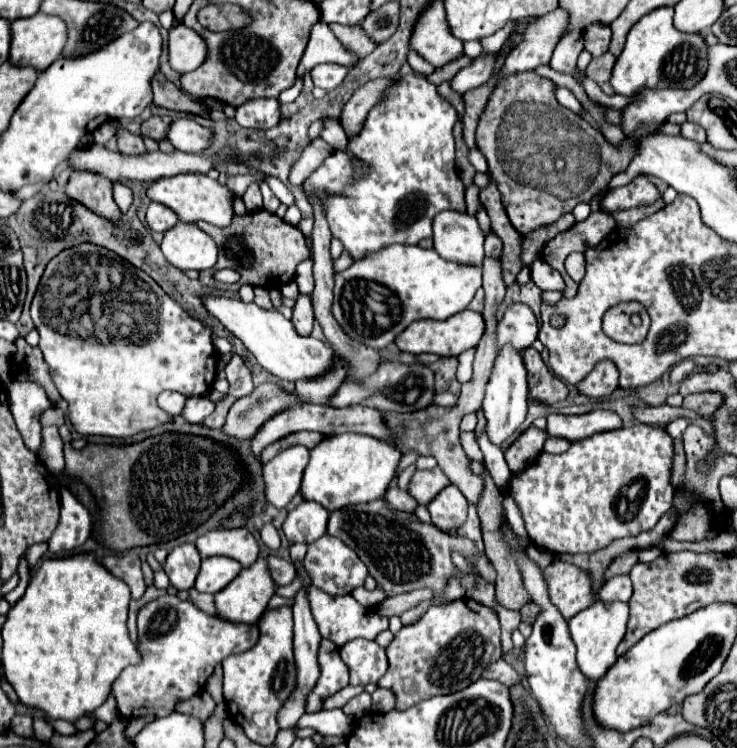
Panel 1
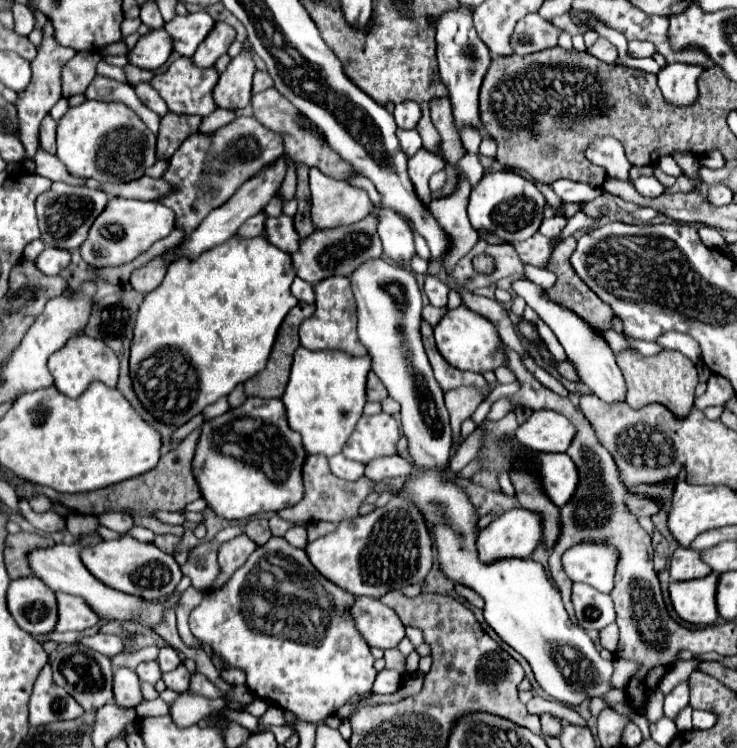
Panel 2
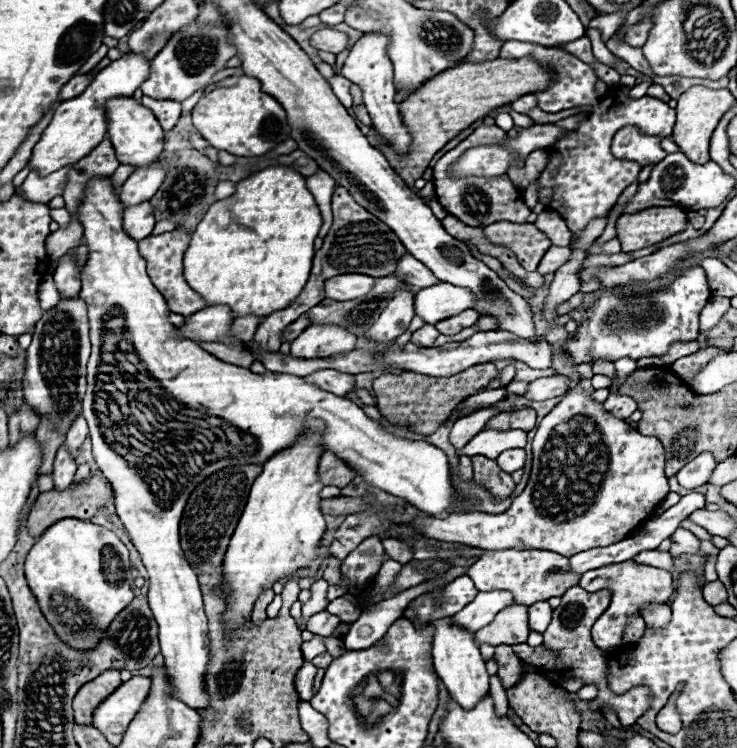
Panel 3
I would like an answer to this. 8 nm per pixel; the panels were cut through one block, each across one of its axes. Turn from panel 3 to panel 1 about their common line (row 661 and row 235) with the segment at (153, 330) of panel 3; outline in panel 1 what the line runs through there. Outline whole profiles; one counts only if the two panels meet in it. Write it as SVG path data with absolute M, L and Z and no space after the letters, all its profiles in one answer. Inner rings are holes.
M178 222L164 232L162 252L180 270L206 270L216 264L218 248L214 240L192 222Z

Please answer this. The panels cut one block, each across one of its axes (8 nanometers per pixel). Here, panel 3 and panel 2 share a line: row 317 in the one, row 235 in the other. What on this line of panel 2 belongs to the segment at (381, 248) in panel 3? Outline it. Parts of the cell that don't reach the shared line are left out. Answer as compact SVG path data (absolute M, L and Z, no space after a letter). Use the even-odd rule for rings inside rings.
M290 216L270 218L266 222L264 234L268 234L268 240L272 244L276 244L278 248L282 248L286 252L296 252L296 248L300 248L300 242L302 242L302 238L298 236L298 232L294 228L294 220Z

